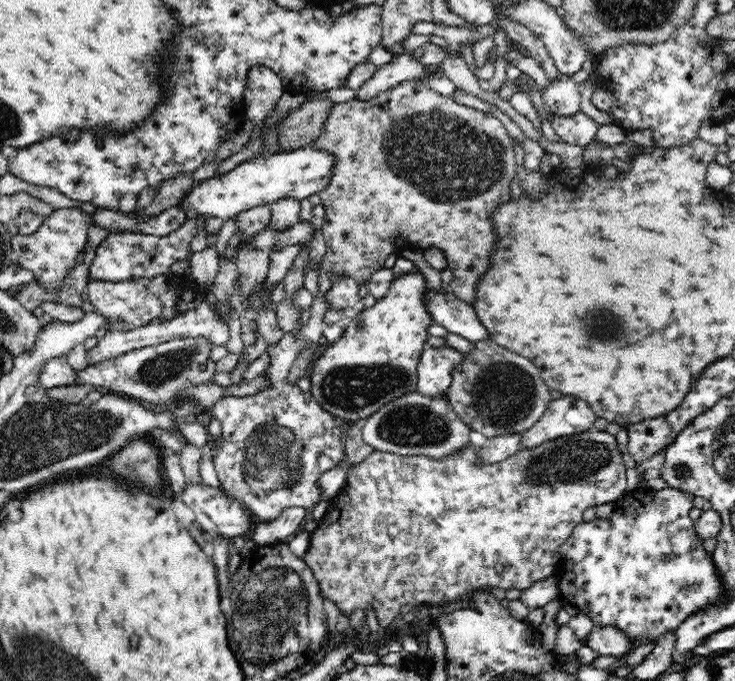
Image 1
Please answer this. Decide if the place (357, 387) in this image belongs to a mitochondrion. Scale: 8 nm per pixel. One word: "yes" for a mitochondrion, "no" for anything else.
yes

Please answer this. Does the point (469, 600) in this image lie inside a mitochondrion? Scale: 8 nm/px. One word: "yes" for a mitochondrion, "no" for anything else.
no

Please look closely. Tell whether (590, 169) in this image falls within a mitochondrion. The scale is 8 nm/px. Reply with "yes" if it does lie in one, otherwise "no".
no

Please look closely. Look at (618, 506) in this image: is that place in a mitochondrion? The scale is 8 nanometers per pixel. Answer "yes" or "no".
no

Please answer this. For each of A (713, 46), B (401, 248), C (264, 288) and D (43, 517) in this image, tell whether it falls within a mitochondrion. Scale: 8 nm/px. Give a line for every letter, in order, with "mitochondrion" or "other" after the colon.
A: other
B: other
C: other
D: other

